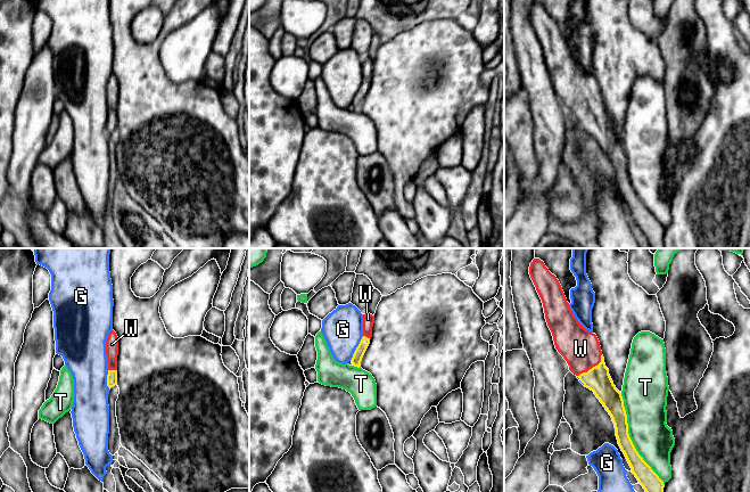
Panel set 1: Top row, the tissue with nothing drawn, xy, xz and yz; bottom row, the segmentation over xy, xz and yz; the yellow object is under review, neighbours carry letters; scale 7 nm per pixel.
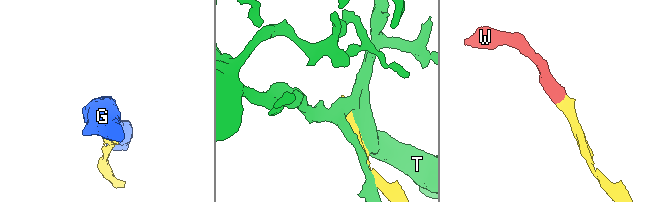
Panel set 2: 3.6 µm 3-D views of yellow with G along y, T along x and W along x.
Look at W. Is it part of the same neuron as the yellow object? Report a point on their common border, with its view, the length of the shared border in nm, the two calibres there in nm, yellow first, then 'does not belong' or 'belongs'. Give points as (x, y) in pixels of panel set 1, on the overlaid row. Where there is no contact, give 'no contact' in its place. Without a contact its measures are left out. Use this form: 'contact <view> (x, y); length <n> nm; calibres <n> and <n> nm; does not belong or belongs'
contact yz (593, 367); length 240 nm; calibres 180 and 280 nm; belongs

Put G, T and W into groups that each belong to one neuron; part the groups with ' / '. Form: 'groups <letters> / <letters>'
groups G / T / W

